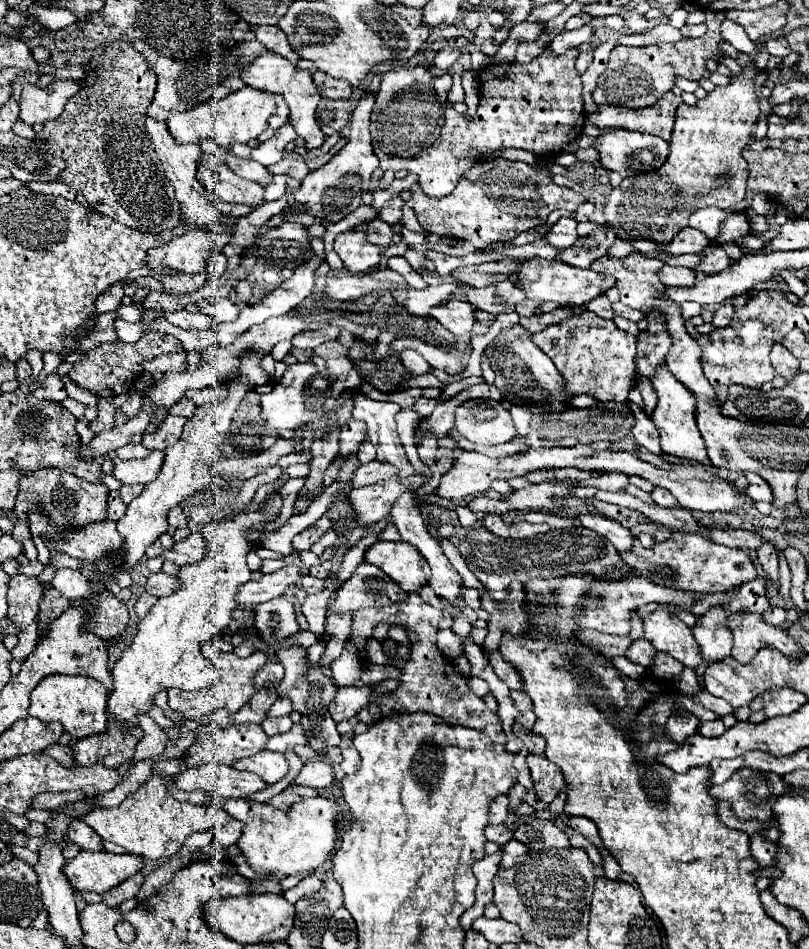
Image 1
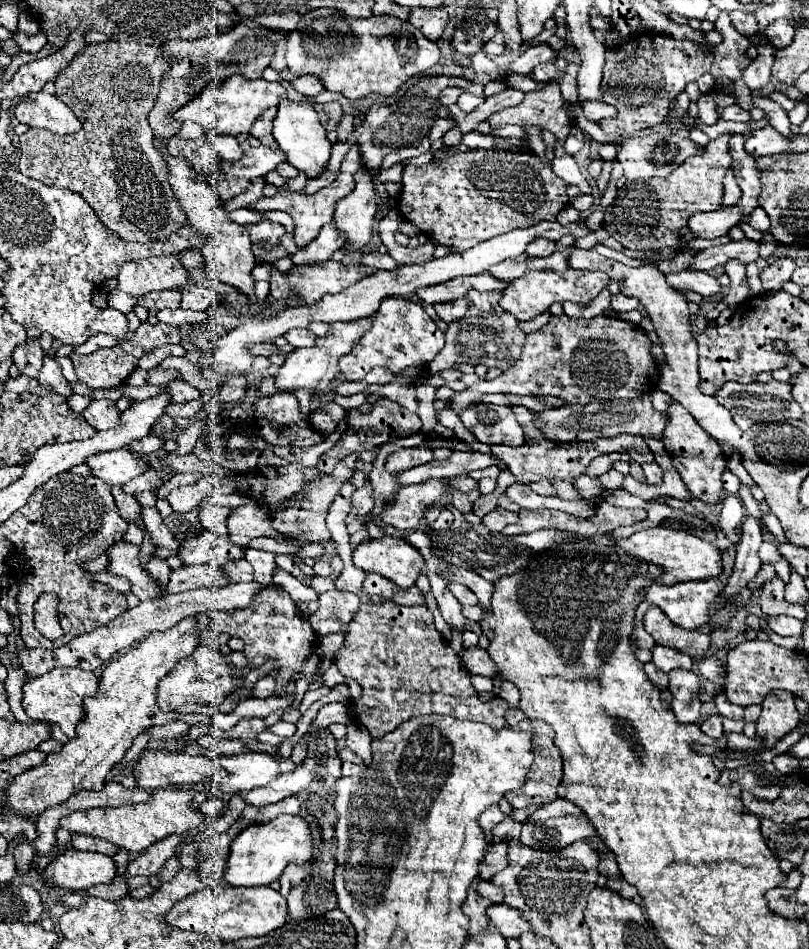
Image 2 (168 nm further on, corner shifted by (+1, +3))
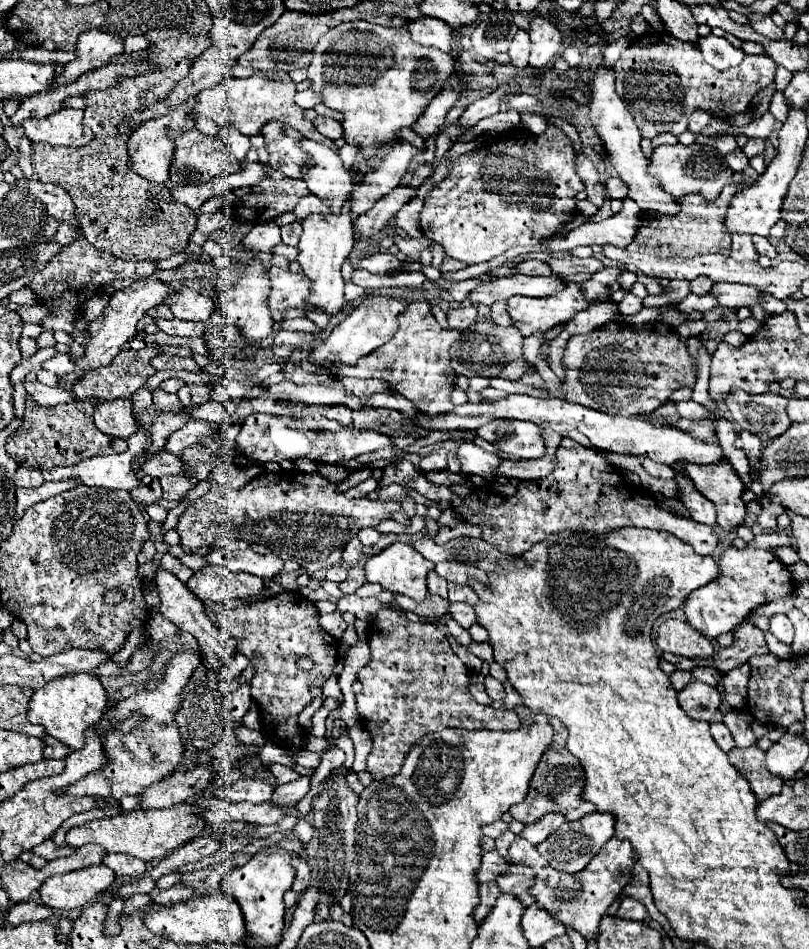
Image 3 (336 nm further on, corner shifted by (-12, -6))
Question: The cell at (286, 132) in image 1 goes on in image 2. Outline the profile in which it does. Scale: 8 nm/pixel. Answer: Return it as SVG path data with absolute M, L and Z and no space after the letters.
M258 146L250 148L244 152L243 157L234 164L224 164L224 172L232 176L242 176L242 178L256 178L264 176L270 170L274 170L278 164L284 164L286 154L280 148L268 148L268 146Z

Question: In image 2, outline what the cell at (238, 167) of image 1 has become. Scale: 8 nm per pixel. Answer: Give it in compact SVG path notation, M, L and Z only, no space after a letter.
M210 134L210 142L212 142L212 146L220 152L220 156L226 162L236 162L244 154L234 136L216 136L216 134Z

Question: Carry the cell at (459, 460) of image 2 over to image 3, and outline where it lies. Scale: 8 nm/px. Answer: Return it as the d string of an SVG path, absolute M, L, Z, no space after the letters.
M547 455L541 459L529 459L529 461L503 461L501 471L505 471L505 477L517 477L521 481L533 481L543 479L555 469L555 457Z

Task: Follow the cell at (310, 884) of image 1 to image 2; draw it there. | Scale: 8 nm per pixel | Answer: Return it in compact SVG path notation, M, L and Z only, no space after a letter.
M290 866L290 868L286 868L286 872L280 876L280 884L282 884L280 894L286 898L288 892L290 892L294 886L298 886L306 876L308 876L308 874L306 874L304 868L300 868L300 866Z

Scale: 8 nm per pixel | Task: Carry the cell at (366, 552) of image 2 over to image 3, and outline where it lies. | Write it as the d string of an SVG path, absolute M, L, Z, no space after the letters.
M393 543L387 549L383 549L379 555L373 555L373 557L367 559L367 563L365 563L365 579L369 583L379 583L383 589L389 589L393 593L407 595L407 597L411 597L411 599L415 599L419 603L427 595L427 573L433 567L435 565L431 561L427 561L411 545L407 545L407 543Z

